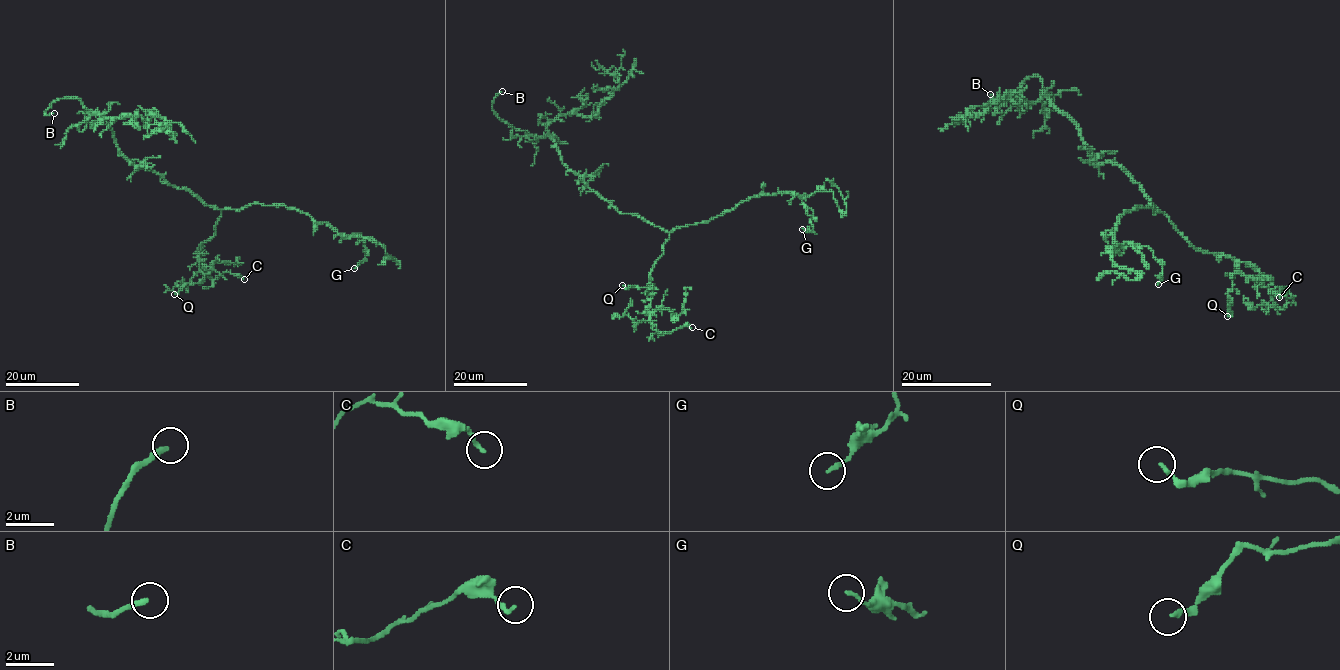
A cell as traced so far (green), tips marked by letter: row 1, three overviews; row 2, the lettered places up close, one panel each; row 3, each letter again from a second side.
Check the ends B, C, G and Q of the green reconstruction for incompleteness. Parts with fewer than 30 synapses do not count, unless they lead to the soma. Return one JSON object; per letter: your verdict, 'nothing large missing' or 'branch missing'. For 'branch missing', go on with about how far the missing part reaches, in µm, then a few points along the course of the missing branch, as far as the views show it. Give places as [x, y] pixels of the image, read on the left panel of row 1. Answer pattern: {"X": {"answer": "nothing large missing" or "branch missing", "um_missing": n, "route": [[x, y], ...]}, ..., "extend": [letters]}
{"B": {"answer": "branch missing", "um_missing": 40, "route": [[54, 113], [35, 132], [35, 139], [48, 127], [53, 113], [68, 101]]}, "C": {"answer": "nothing large missing"}, "G": {"answer": "nothing large missing"}, "Q": {"answer": "nothing large missing"}, "extend": ["B"]}

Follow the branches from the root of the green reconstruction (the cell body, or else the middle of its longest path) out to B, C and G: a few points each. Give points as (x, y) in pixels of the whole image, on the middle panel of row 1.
B: (640, 217), (621, 213), (593, 192), (562, 162), (548, 136), (536, 136), (503, 121), (492, 110), (502, 91)
C: (640, 217), (669, 233), (663, 254), (650, 273), (649, 320), (659, 333), (670, 333), (683, 326), (692, 327)
G: (640, 217), (670, 232), (709, 221), (763, 194), (790, 193), (800, 197), (811, 217), (812, 231), (802, 229)

